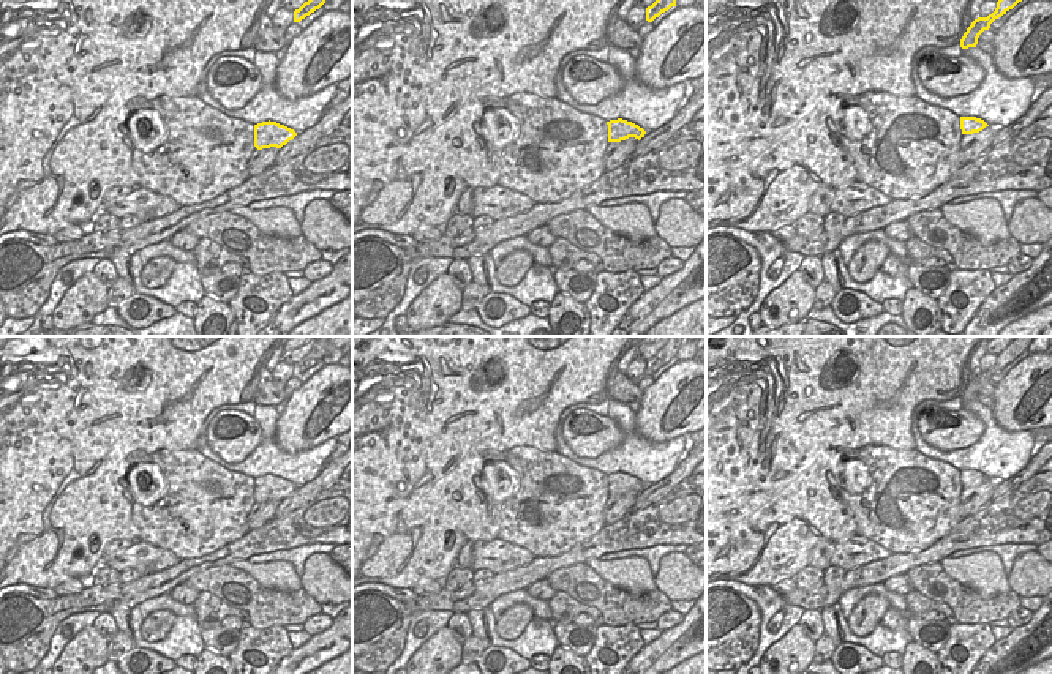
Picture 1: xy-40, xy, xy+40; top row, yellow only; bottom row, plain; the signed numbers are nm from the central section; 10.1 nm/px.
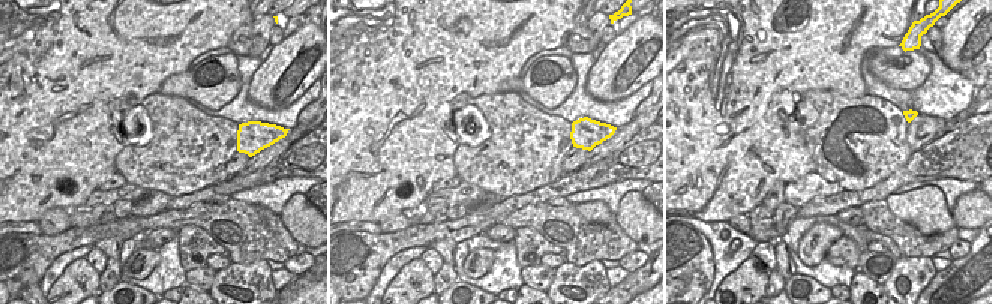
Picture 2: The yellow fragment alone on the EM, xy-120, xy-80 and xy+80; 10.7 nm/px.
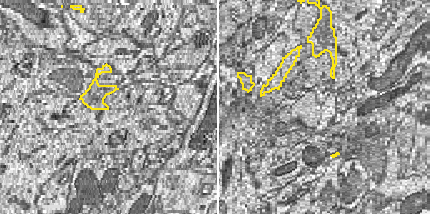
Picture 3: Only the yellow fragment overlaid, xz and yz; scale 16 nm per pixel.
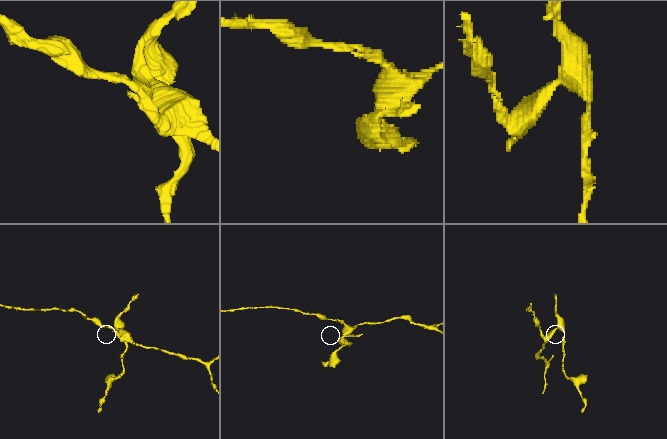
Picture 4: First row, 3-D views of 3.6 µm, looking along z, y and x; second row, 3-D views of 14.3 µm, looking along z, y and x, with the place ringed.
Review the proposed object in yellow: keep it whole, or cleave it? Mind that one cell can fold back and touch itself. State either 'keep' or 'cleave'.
cleave

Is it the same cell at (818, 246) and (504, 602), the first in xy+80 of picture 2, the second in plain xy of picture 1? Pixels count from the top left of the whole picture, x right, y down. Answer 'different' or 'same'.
different

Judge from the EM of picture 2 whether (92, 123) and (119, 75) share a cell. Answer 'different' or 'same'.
same

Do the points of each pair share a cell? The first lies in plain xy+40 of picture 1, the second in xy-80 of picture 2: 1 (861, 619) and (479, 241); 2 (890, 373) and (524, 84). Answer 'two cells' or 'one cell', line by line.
1: two cells
2: two cells

